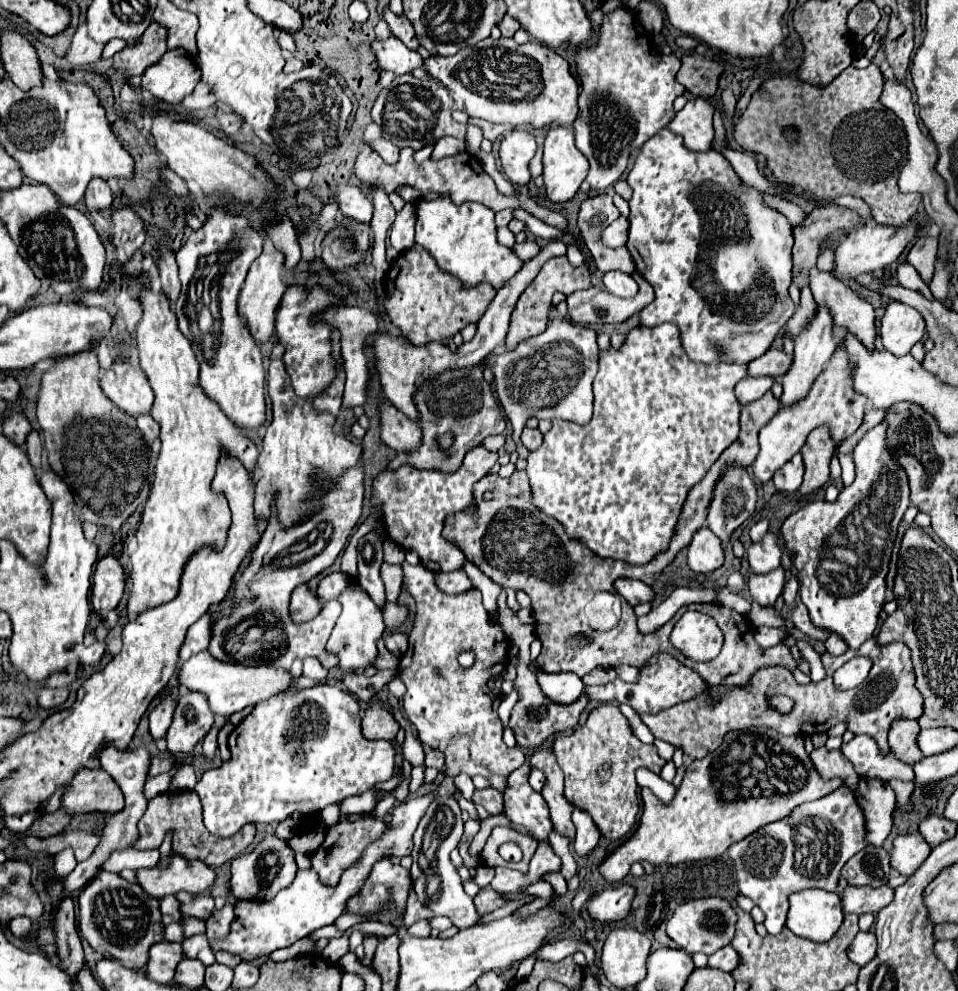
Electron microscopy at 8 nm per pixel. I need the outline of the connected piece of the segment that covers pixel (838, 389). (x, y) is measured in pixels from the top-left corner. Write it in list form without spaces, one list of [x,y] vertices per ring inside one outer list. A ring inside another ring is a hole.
[[[837,344],[837,350],[833,352],[829,364],[823,368],[823,374],[819,374],[811,386],[811,392],[791,408],[781,408],[775,418],[759,432],[759,456],[755,458],[751,470],[755,478],[765,484],[773,478],[773,474],[789,462],[805,444],[811,430],[817,426],[827,424],[831,428],[831,436],[835,442],[843,442],[847,436],[851,436],[863,422],[865,414],[865,396],[859,396],[851,388],[851,360],[847,360],[847,352],[843,352],[843,344]]]

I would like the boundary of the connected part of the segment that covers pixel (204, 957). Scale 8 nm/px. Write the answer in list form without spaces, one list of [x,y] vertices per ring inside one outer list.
[[[205,934],[191,936],[191,938],[183,940],[183,952],[187,958],[201,960],[205,966],[215,964],[215,956],[213,956],[213,950],[209,948],[209,940]]]

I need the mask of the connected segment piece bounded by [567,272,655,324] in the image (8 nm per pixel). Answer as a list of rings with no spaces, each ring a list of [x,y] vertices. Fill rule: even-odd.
[[[633,272],[633,278],[639,284],[635,298],[617,298],[595,286],[569,294],[569,318],[575,324],[621,324],[633,314],[639,314],[653,302],[655,294],[653,286],[639,272]]]

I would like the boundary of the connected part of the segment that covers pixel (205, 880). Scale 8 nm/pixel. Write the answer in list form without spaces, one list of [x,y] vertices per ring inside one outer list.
[[[173,856],[169,868],[141,868],[137,870],[137,884],[153,898],[161,900],[167,894],[177,894],[181,890],[199,894],[213,886],[215,872],[201,860],[187,860]]]

